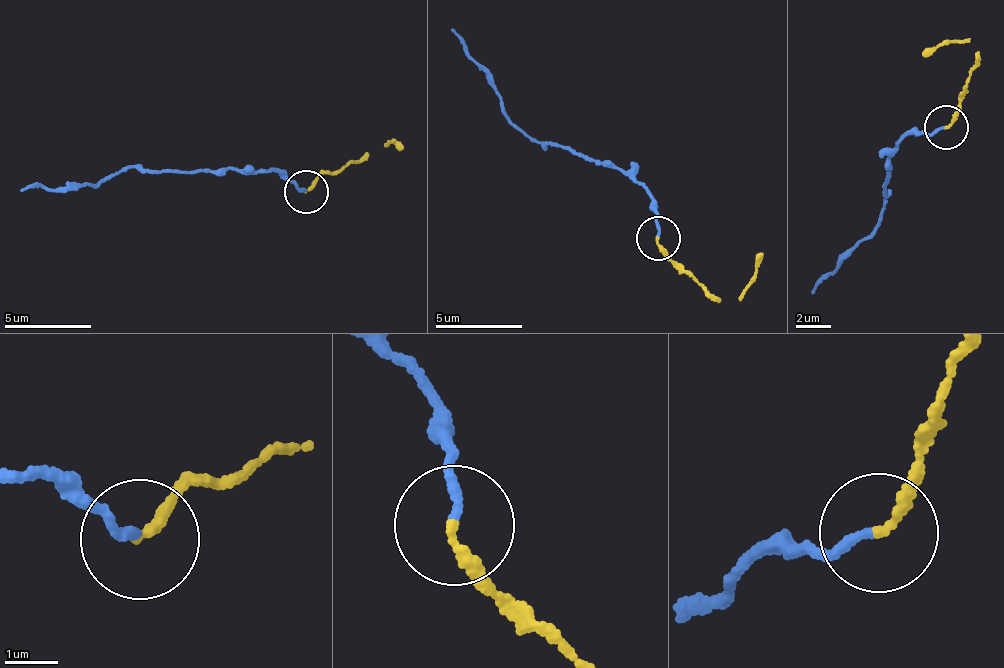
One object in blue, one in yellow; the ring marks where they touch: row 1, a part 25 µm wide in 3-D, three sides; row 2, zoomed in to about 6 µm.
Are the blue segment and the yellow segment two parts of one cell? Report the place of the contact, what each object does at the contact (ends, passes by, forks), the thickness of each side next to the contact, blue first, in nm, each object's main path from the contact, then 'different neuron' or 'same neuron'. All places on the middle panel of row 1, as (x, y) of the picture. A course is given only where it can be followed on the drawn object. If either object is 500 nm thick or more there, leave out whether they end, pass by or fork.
at (658, 238); blue ends there; yellow ends there; 160 nm thick on the blue side, 170 nm on the other; blue runs (659, 235), (653, 194), (614, 166), (537, 142), (507, 118), (494, 78), (453, 28); yellow runs (659, 239), (665, 252), (721, 299), (739, 297), (751, 283), (761, 252); same neuron

